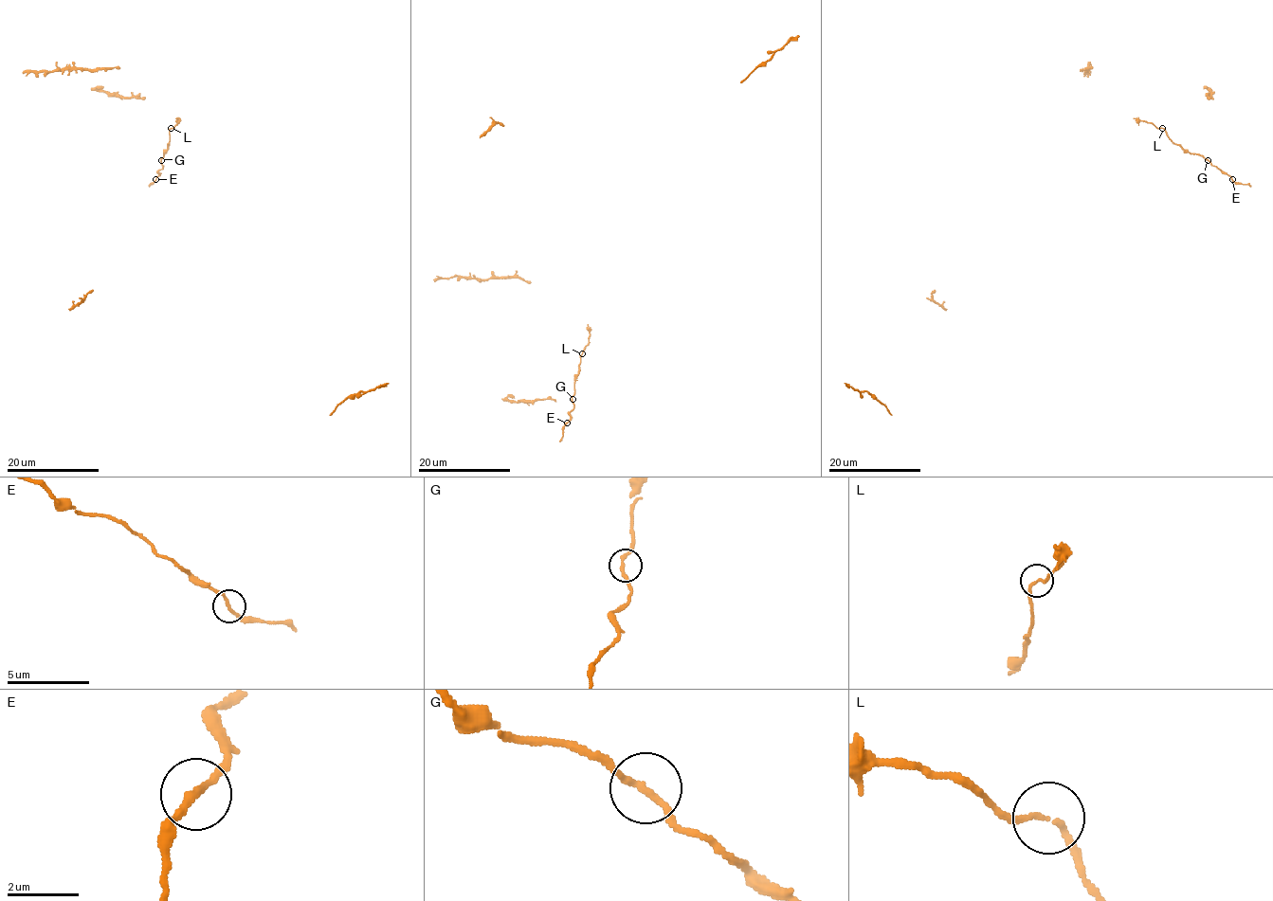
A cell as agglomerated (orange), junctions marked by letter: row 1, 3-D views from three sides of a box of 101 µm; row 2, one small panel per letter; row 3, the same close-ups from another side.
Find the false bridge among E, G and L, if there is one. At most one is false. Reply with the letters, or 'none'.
none

